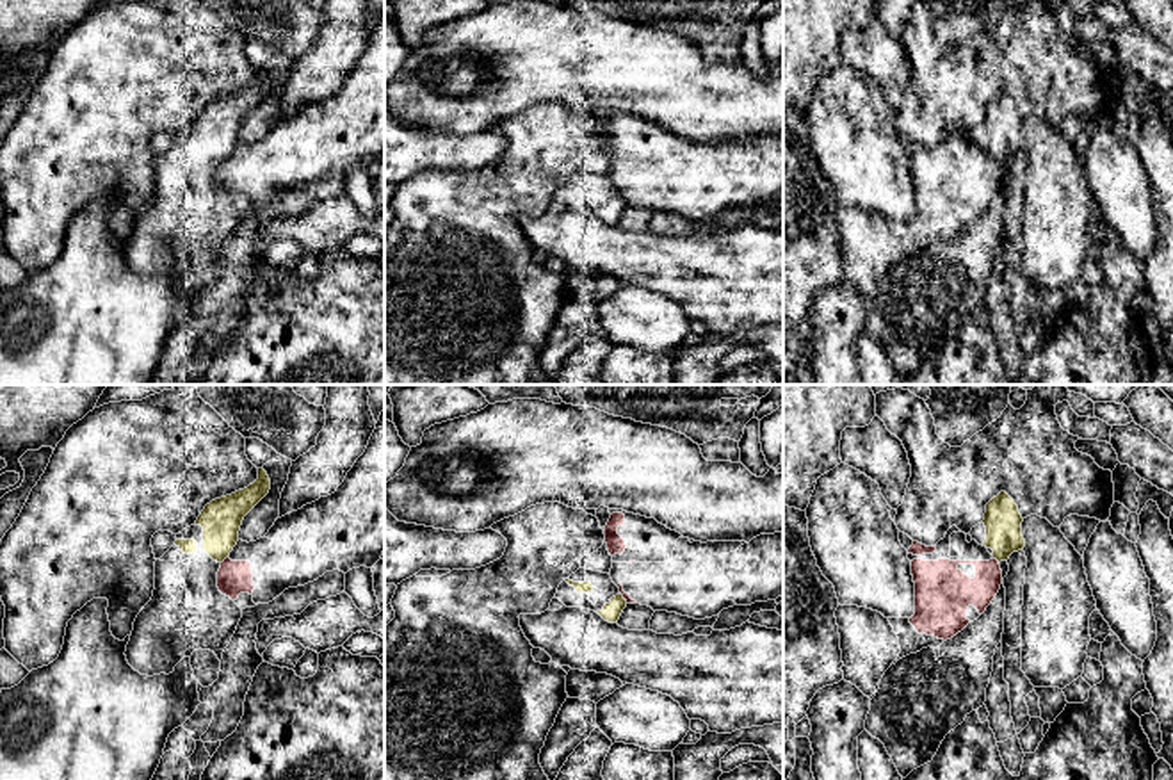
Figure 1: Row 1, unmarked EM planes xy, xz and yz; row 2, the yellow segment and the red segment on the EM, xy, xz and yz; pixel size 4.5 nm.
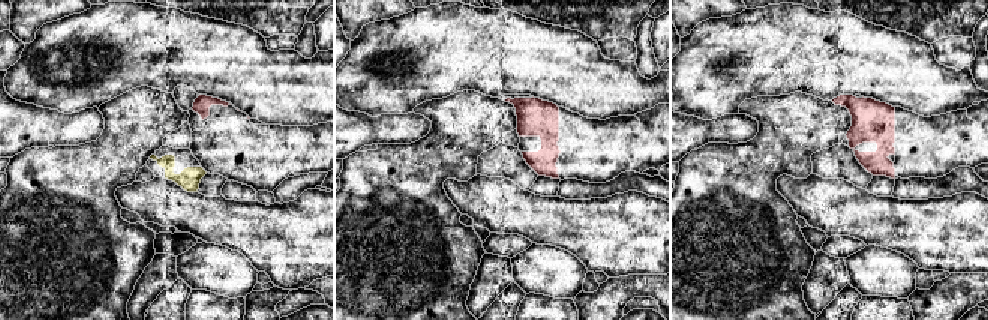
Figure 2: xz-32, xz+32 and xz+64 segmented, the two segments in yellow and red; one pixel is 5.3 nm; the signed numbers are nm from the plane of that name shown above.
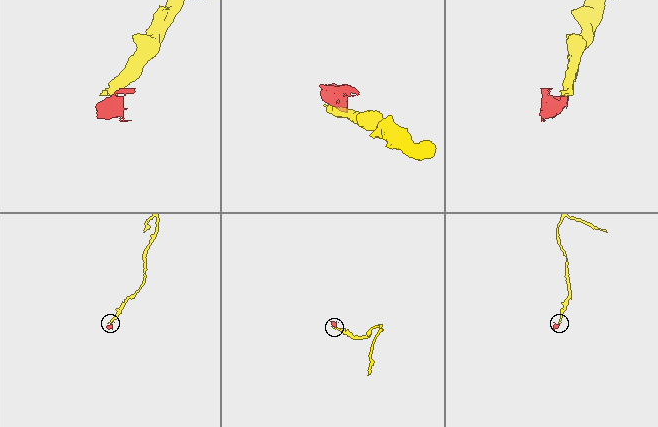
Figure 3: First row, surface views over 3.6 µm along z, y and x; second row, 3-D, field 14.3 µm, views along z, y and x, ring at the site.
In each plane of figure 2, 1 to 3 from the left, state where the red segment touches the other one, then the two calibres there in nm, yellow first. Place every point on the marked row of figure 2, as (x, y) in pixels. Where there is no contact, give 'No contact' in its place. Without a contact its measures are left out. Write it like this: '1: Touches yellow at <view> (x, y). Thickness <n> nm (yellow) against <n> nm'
1: No contact
2: No contact
3: No contact

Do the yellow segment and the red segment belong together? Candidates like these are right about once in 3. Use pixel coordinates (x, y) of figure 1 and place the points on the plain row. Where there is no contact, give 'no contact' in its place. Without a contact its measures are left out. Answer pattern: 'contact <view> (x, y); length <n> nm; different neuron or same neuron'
contact xy (225, 159); length 50 nm; different neuron

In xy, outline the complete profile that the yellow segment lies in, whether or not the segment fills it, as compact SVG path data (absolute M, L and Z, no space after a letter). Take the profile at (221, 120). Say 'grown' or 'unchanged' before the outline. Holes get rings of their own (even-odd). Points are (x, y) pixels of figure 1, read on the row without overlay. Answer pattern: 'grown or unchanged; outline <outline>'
grown; outline M258 69L258 80L244 91L212 102L196 125L176 135L174 146L155 162L155 191L151 201L133 223L126 246L126 262L141 276L173 274L174 267L194 251L210 251L222 260L242 210L217 189L217 173L239 142L244 118L269 94L271 80Z

